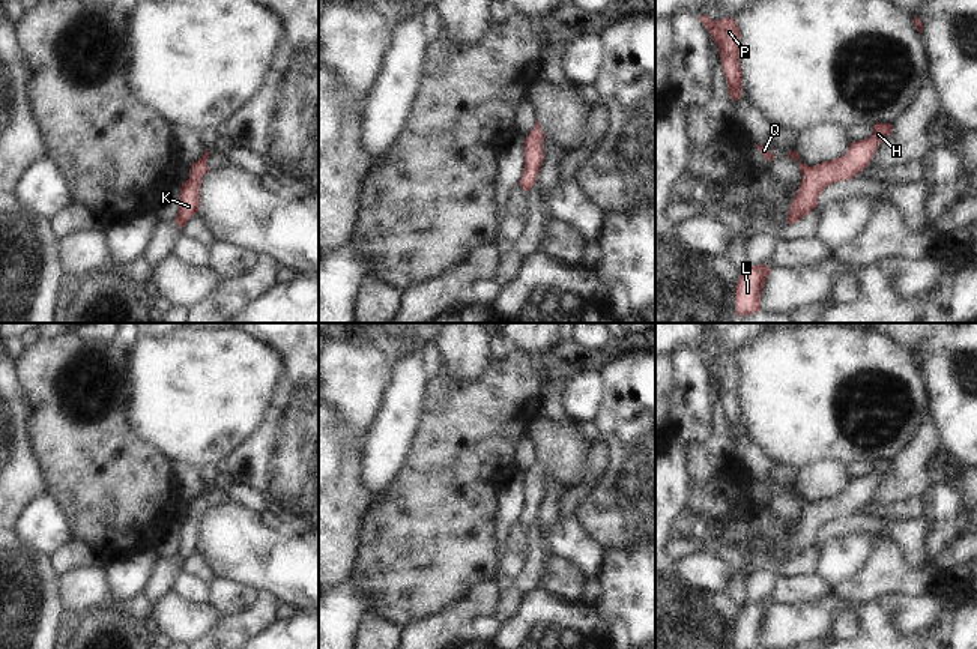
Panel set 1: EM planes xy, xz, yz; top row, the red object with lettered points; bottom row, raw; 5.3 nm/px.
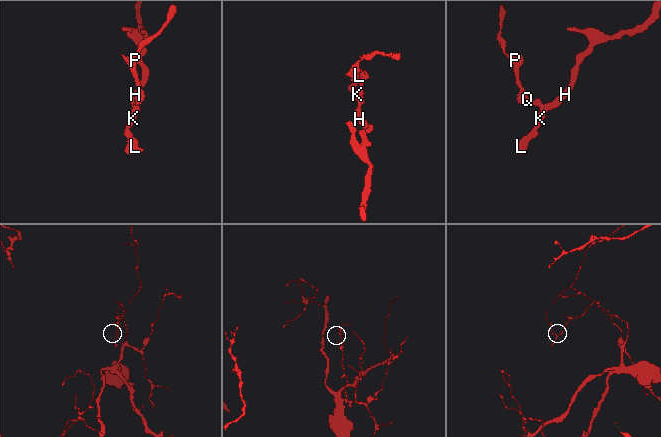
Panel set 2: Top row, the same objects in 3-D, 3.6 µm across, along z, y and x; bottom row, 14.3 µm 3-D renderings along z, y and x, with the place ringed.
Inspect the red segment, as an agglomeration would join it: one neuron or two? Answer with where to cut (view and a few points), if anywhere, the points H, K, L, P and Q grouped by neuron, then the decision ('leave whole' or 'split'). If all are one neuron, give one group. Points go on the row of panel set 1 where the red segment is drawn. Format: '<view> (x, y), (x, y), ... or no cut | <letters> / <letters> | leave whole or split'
no cut | H K L P Q | leave whole

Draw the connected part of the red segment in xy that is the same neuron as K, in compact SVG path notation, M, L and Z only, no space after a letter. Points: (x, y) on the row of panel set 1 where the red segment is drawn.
M206 150L204 155L191 165L189 179L185 183L182 183L182 191L179 195L179 213L174 219L179 224L180 231L185 227L185 224L191 219L191 216L195 215L200 209L200 185L201 177L209 173L209 153L210 152Z

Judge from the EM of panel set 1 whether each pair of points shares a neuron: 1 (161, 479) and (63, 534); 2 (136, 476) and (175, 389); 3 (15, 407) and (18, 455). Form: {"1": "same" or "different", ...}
{"1": "different", "2": "different", "3": "same"}

